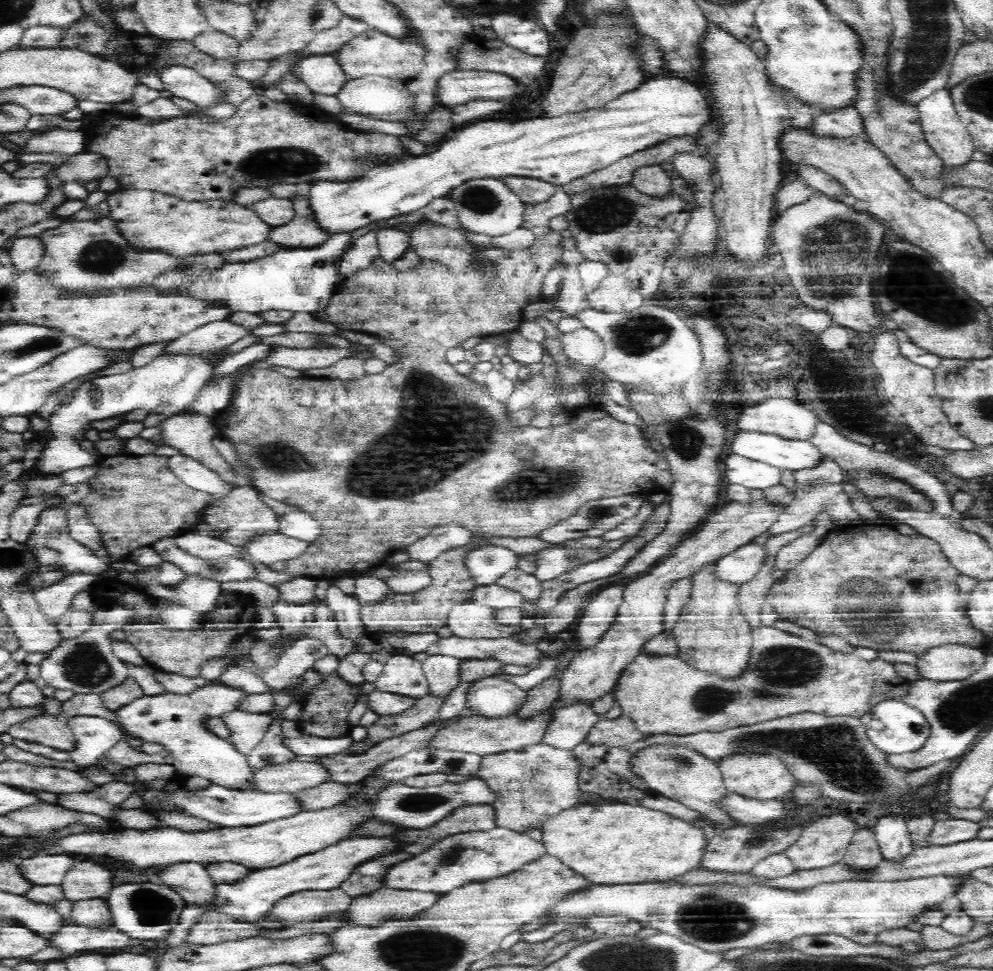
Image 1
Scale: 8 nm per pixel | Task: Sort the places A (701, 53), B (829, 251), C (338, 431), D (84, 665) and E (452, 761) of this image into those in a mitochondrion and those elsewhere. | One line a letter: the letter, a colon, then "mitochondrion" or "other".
A: other
B: mitochondrion
C: mitochondrion
D: mitochondrion
E: mitochondrion

